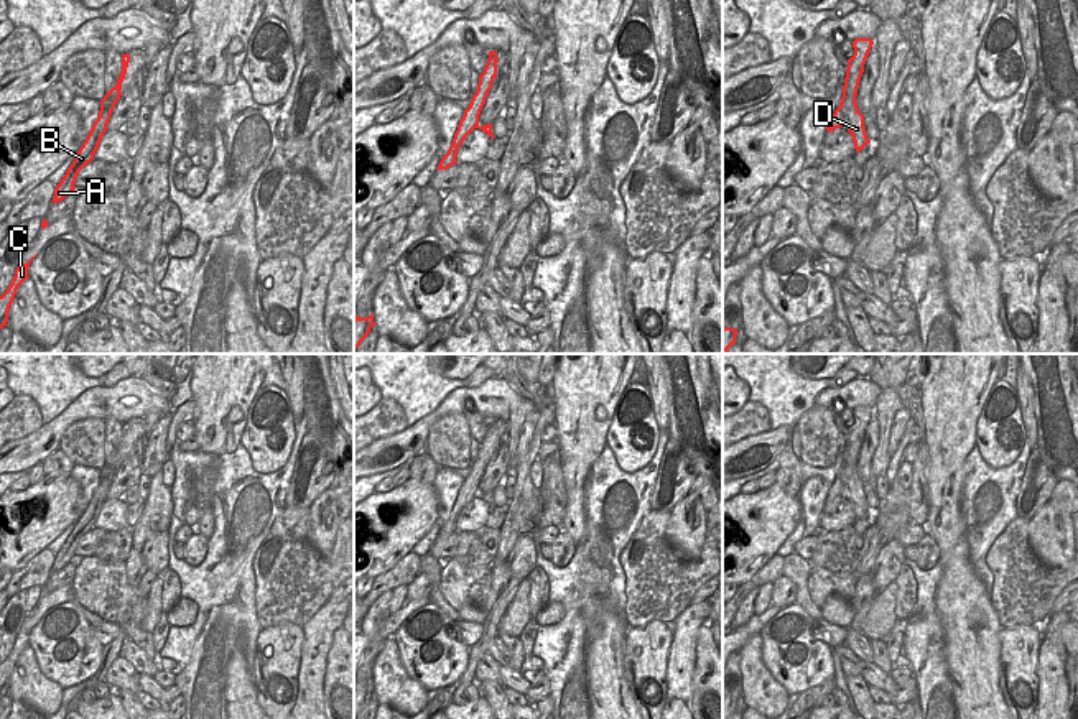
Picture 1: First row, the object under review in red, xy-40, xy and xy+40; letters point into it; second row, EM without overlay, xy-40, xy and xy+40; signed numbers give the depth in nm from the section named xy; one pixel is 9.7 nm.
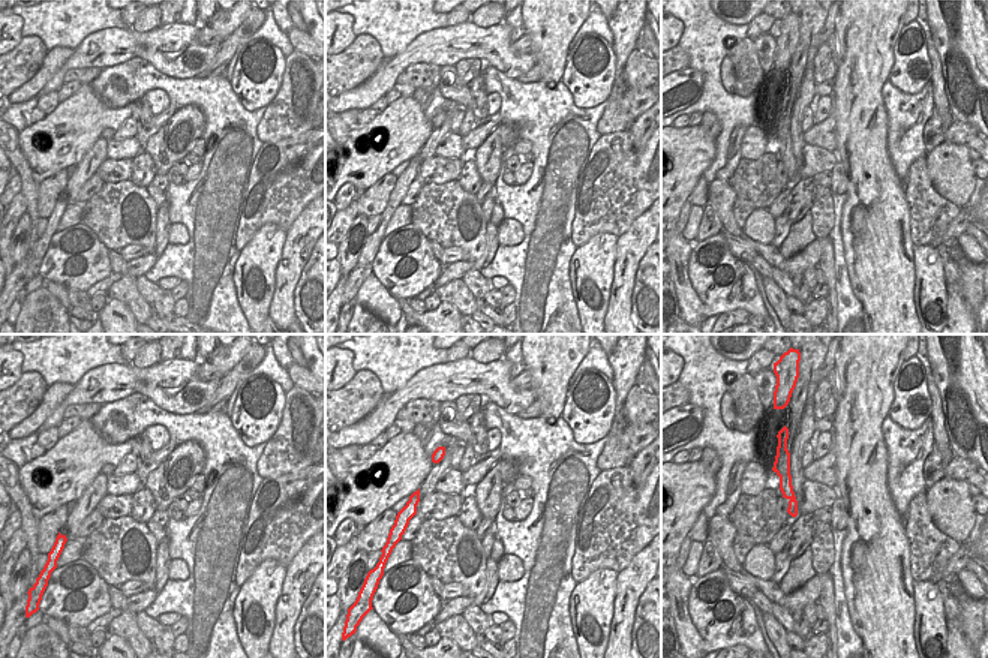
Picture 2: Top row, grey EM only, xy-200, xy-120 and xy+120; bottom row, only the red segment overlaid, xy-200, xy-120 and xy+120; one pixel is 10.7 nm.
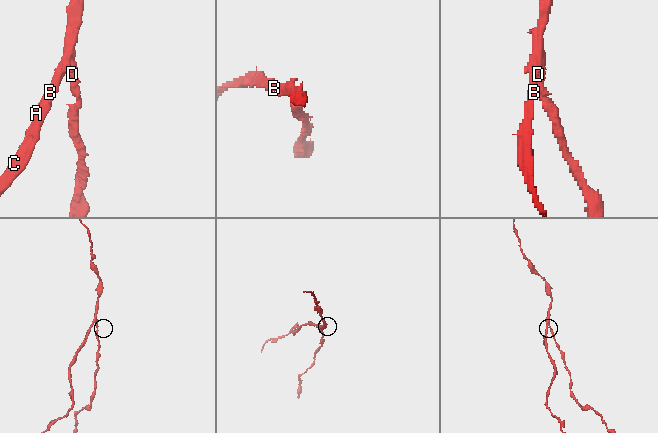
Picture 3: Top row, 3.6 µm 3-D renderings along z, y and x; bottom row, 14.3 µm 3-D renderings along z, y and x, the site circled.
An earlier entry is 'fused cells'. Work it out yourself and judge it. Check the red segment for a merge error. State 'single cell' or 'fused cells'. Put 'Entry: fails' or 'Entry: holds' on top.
Entry: holds
fused cells

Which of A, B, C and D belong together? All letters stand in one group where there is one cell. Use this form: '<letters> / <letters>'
A B C / D

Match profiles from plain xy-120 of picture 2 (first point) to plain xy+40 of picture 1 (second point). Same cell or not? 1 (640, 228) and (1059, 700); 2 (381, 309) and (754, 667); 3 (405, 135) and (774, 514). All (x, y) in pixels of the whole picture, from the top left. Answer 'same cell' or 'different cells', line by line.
1: same cell
2: same cell
3: same cell

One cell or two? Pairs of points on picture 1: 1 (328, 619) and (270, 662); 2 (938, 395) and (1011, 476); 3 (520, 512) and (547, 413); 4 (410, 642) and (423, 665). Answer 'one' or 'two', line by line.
1: two
2: two
3: one
4: one

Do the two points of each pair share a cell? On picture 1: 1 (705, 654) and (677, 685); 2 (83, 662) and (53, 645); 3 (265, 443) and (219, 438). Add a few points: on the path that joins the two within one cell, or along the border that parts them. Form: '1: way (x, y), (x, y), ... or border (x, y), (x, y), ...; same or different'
1: border (700, 627), (692, 701); different
2: way (73, 662), (60, 662), (56, 655); same
3: border (250, 402), (247, 423), (239, 443); different

